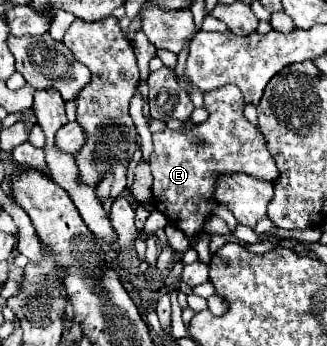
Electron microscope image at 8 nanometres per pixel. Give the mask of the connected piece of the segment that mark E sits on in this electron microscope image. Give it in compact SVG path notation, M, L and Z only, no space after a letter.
M225 85L205 93L205 109L209 111L207 121L195 125L193 129L179 129L179 131L165 129L153 135L155 151L149 161L151 175L153 175L153 203L157 211L161 211L169 219L171 225L175 225L187 235L187 239L195 239L201 233L205 233L205 223L209 221L213 211L221 205L215 201L215 195L213 195L217 177L229 175L229 173L245 173L245 175L251 175L253 179L271 181L271 183L277 181L279 171L277 171L277 165L273 163L269 149L265 147L265 137L257 125L245 119L243 105L245 105L245 99L241 99L241 89L233 85Z

